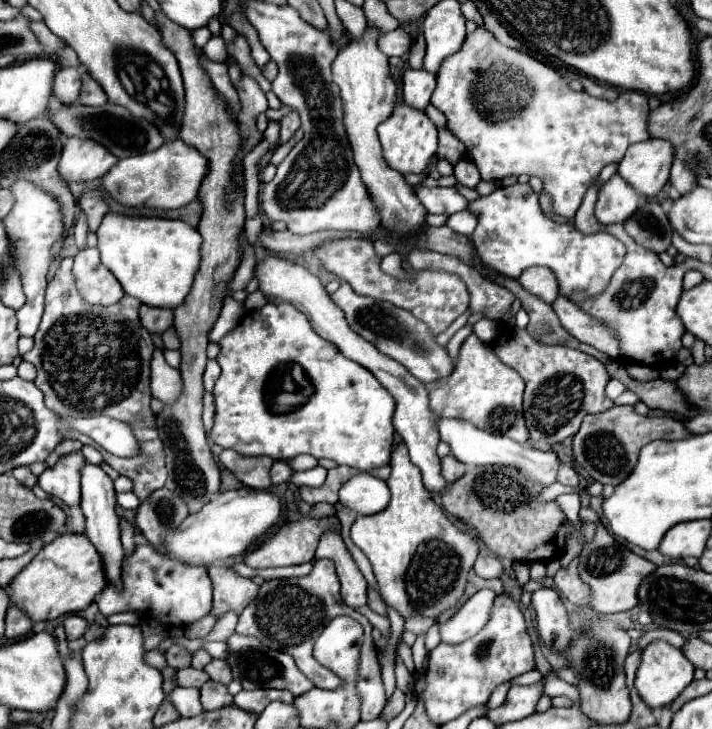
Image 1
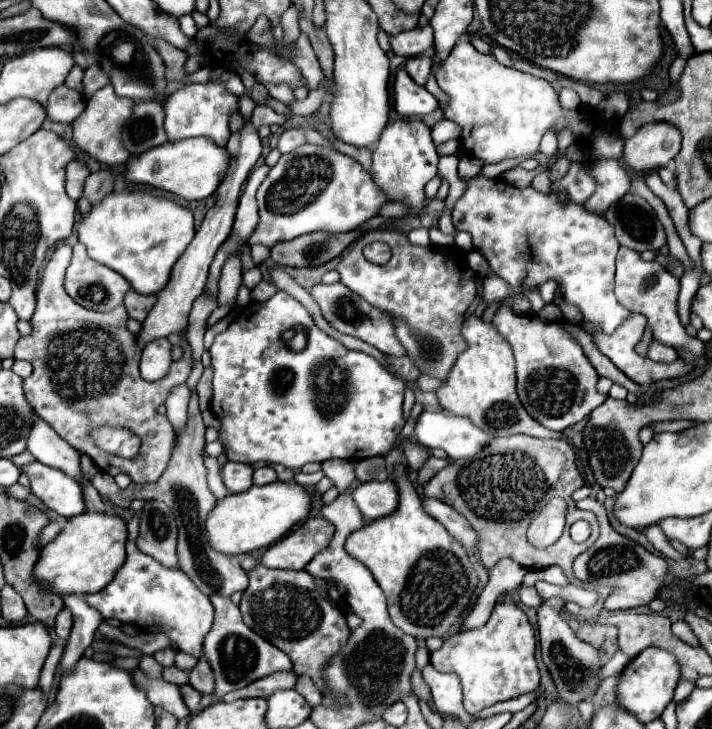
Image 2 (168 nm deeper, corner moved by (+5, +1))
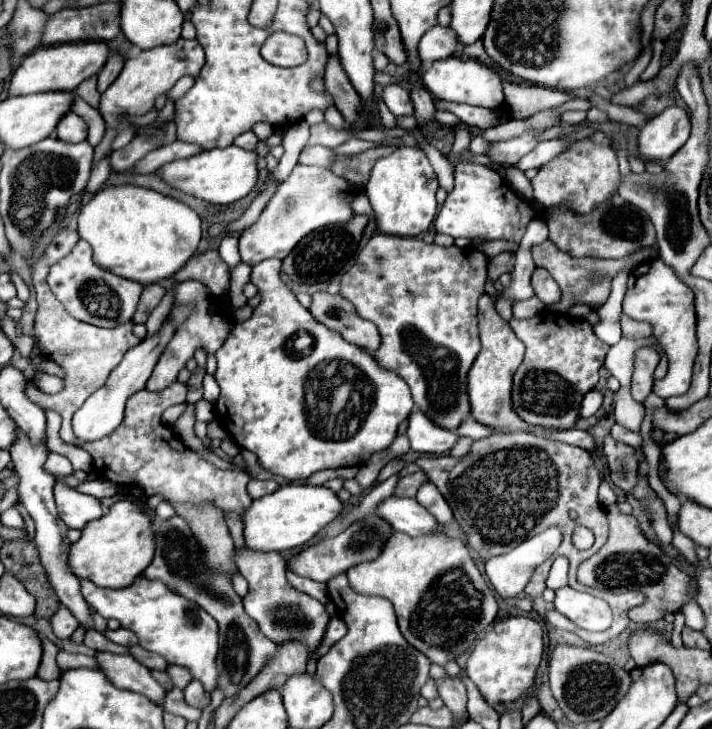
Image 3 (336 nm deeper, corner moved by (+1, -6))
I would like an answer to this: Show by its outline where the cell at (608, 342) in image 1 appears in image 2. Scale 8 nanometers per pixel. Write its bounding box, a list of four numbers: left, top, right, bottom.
[594,314,688,386]

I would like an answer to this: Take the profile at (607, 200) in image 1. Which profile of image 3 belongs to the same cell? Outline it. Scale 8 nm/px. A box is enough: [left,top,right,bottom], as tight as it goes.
[532,139,620,215]

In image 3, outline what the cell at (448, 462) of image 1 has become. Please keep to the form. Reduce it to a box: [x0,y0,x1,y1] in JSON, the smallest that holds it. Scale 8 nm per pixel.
[394,471,428,497]

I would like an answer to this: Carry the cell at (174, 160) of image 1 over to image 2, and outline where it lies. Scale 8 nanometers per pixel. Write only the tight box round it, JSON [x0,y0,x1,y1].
[126,138,230,200]

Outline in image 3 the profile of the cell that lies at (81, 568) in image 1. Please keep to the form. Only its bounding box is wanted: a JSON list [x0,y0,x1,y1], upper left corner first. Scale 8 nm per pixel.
[70,501,154,589]

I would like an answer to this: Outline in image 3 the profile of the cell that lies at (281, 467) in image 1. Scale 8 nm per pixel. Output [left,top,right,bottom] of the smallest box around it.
[248,479,278,499]

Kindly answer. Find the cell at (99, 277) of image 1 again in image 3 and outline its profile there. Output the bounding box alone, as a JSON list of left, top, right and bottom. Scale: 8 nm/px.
[48,239,142,329]

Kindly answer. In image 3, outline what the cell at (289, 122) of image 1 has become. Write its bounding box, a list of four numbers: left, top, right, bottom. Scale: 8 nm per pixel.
[298,145,334,167]

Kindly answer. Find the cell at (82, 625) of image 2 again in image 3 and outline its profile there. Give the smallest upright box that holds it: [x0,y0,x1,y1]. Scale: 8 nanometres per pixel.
[10,431,94,631]

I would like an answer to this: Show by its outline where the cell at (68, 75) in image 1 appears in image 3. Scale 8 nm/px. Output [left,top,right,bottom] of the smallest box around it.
[56,111,88,143]

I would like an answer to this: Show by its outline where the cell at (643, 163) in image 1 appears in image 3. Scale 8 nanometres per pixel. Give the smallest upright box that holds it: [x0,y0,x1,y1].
[638,107,690,161]

